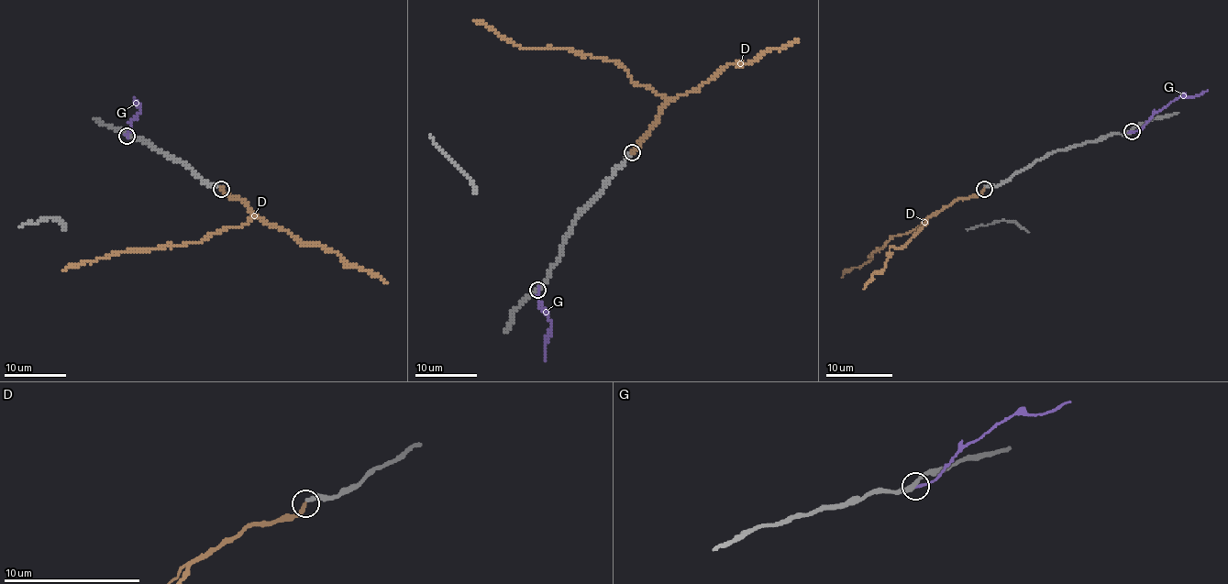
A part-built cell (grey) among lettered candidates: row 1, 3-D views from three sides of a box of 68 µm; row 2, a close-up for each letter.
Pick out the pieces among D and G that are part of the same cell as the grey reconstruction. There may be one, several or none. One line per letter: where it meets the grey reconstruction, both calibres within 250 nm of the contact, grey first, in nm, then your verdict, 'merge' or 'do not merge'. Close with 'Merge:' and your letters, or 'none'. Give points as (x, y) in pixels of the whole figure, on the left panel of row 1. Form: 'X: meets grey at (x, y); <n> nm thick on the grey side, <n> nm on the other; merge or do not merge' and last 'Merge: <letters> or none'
D: meets grey at (221, 189); 320 nm thick on the grey side, 280 nm on the other; merge
G: meets grey at (127, 136); 360 nm thick on the grey side, 200 nm on the other; do not merge
Merge: D

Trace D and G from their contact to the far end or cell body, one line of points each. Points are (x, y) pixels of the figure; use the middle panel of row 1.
D: (632, 152), (659, 112), (661, 95), (636, 84), (614, 61), (565, 48), (520, 48), (474, 19)
G: (537, 290), (540, 308), (547, 314), (549, 326), (544, 359)

